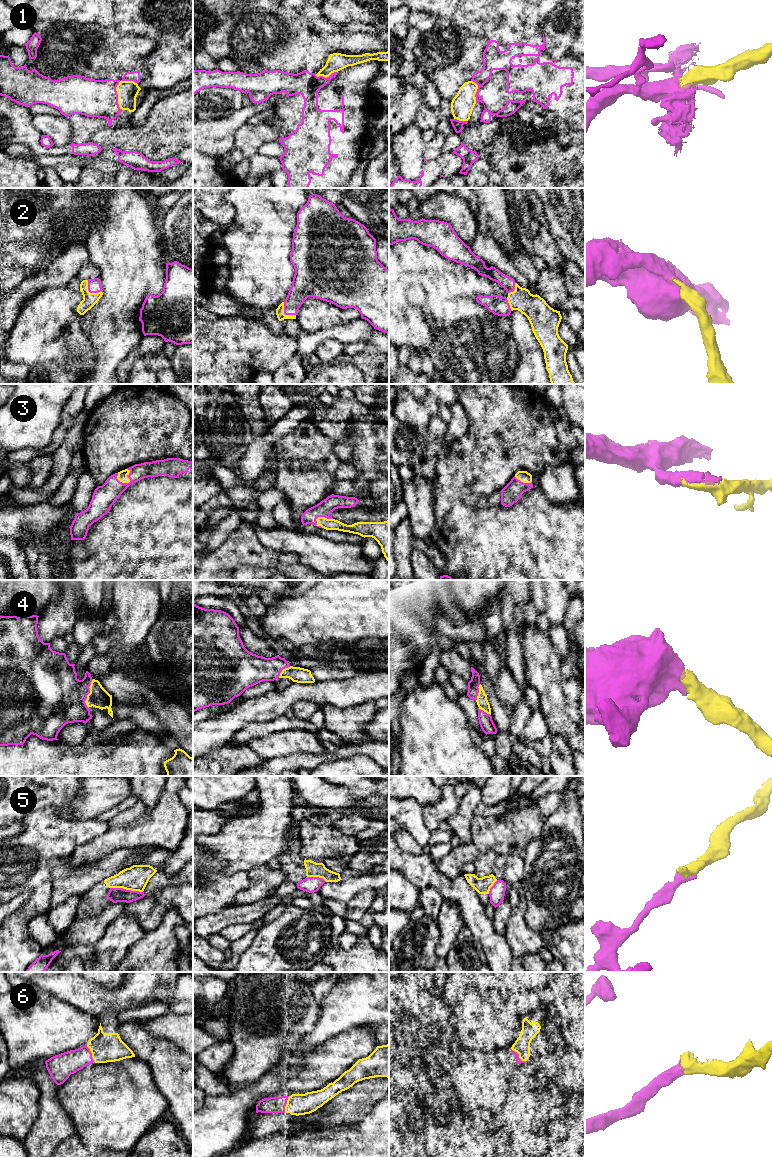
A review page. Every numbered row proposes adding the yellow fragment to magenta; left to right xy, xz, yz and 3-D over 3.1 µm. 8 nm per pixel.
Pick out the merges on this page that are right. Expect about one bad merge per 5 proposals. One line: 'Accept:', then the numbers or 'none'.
Accept: 1, 2, 3, 4, 6

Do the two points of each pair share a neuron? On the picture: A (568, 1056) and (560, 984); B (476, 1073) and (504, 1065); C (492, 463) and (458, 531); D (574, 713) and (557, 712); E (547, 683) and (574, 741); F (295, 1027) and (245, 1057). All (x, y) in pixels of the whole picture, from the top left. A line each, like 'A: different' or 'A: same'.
A: same
B: same
C: different
D: different
E: same
F: same

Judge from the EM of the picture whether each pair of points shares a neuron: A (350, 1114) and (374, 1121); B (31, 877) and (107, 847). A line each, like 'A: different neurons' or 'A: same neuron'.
A: different neurons
B: different neurons

